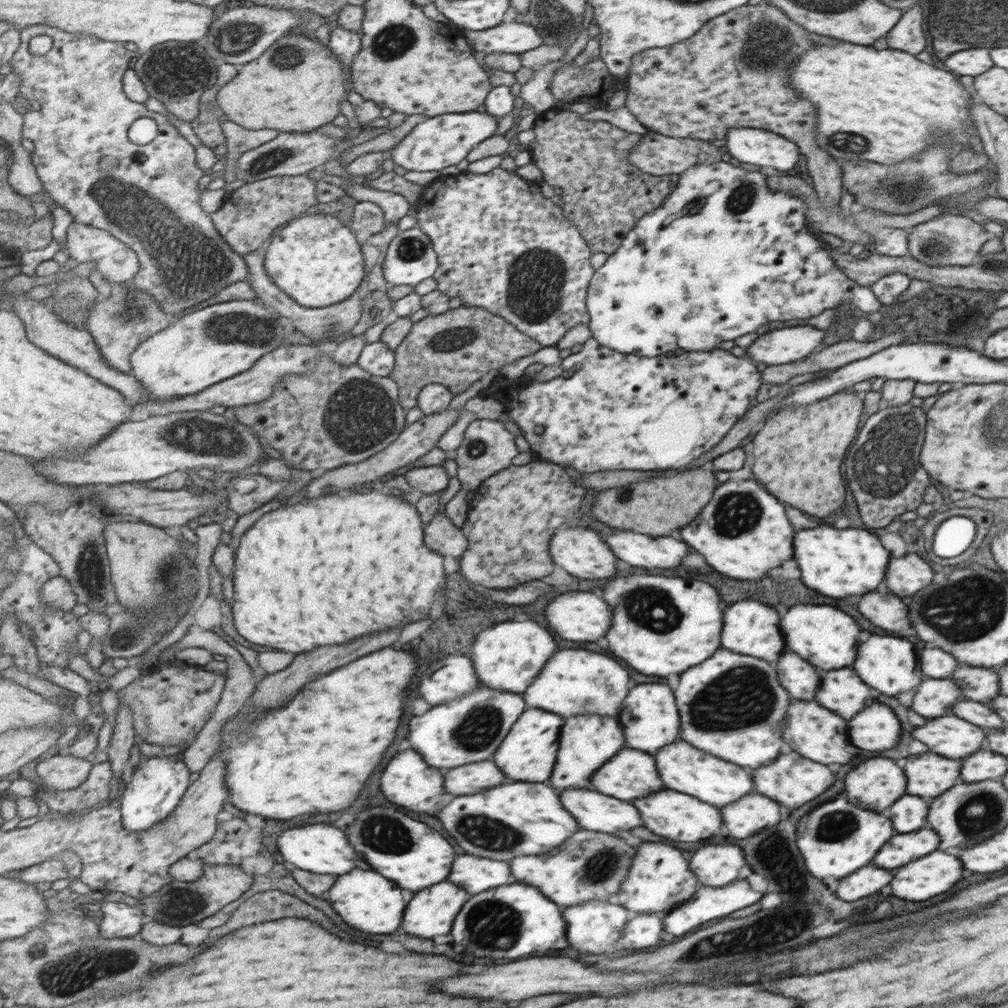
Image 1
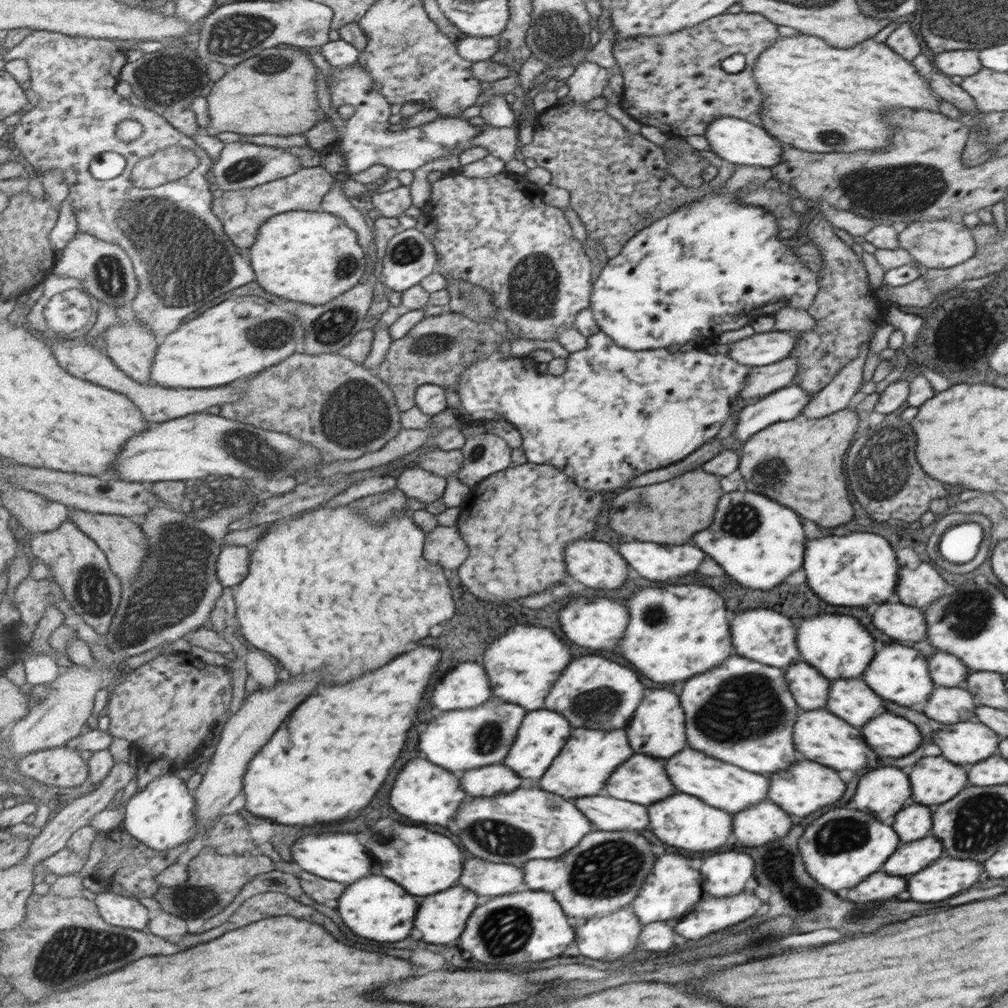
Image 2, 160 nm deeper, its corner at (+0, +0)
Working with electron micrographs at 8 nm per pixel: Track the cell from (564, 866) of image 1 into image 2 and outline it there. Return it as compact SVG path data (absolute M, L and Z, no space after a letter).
M591 832L579 848L555 860L531 860L524 864L525 884L531 890L552 892L566 915L573 918L599 918L629 906L654 866L655 856L643 834L631 832Z

